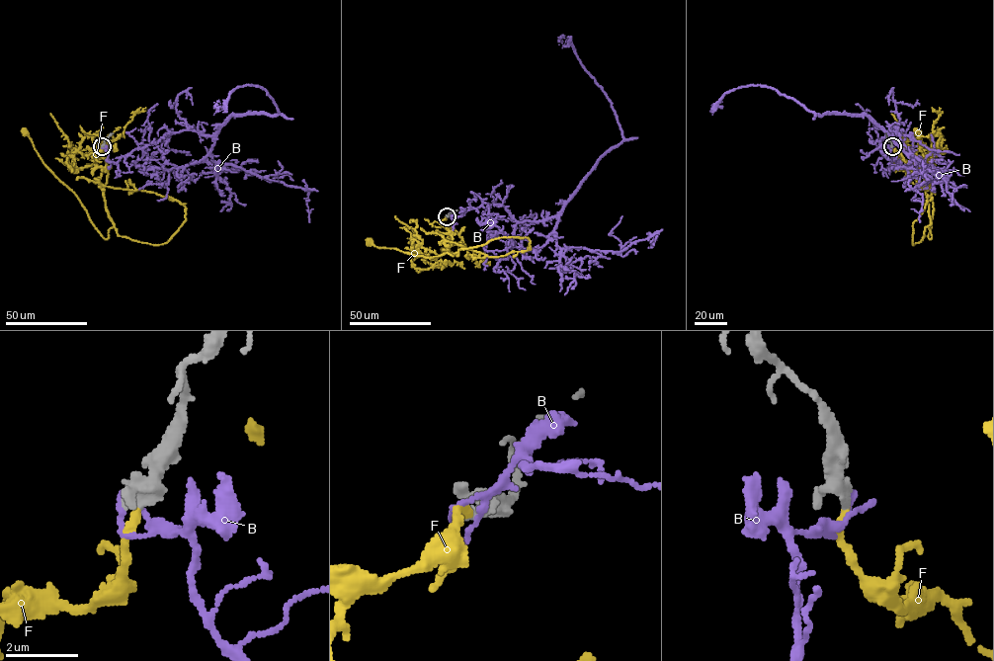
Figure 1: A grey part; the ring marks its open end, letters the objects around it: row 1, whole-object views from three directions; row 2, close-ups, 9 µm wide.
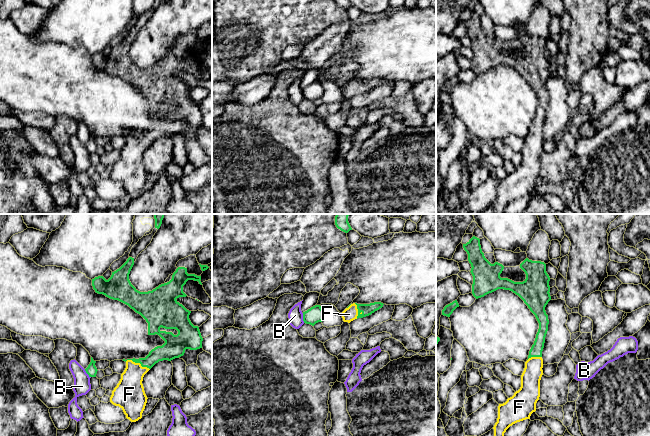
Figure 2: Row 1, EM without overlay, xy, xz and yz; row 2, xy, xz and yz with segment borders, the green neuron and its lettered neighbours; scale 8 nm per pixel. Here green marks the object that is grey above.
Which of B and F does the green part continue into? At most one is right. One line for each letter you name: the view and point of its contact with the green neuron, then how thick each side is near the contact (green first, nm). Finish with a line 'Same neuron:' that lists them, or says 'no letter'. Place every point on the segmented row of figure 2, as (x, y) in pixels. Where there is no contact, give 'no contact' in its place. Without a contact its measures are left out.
F: meets green in xy at (137, 362); 130 nm thick on the green side, 240 nm on the other
Same neuron: F

